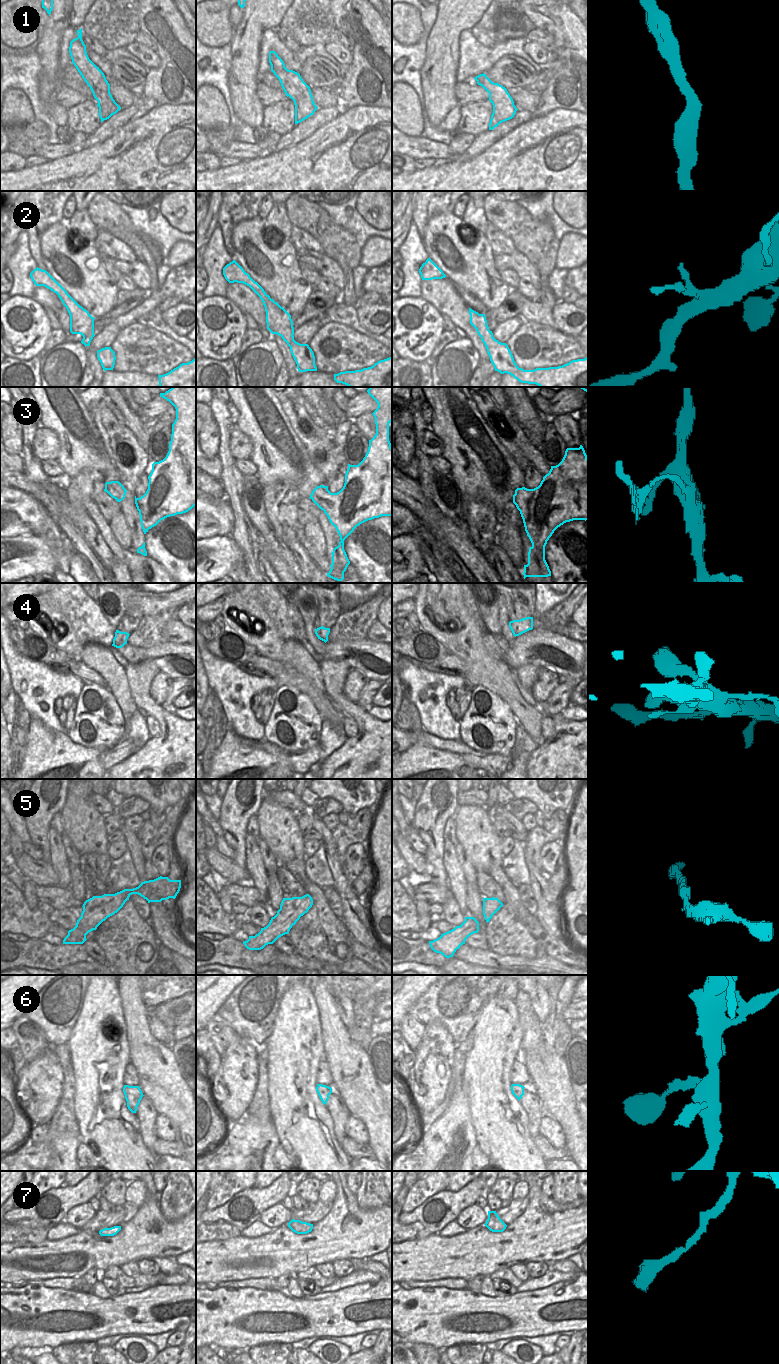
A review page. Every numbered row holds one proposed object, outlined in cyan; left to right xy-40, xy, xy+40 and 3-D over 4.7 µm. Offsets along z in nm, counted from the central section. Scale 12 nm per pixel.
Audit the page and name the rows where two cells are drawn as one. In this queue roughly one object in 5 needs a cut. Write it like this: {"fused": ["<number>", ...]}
{"fused": ["3"]}

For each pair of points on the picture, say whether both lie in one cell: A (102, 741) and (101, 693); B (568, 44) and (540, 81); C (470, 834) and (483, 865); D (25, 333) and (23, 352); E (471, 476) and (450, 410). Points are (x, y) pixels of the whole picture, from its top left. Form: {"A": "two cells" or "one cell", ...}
{"A": "one cell", "B": "two cells", "C": "one cell", "D": "one cell", "E": "one cell"}

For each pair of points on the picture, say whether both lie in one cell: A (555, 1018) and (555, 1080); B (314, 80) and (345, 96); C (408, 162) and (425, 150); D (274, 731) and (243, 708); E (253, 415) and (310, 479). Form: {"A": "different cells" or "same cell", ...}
{"A": "different cells", "B": "different cells", "C": "different cells", "D": "different cells", "E": "same cell"}

